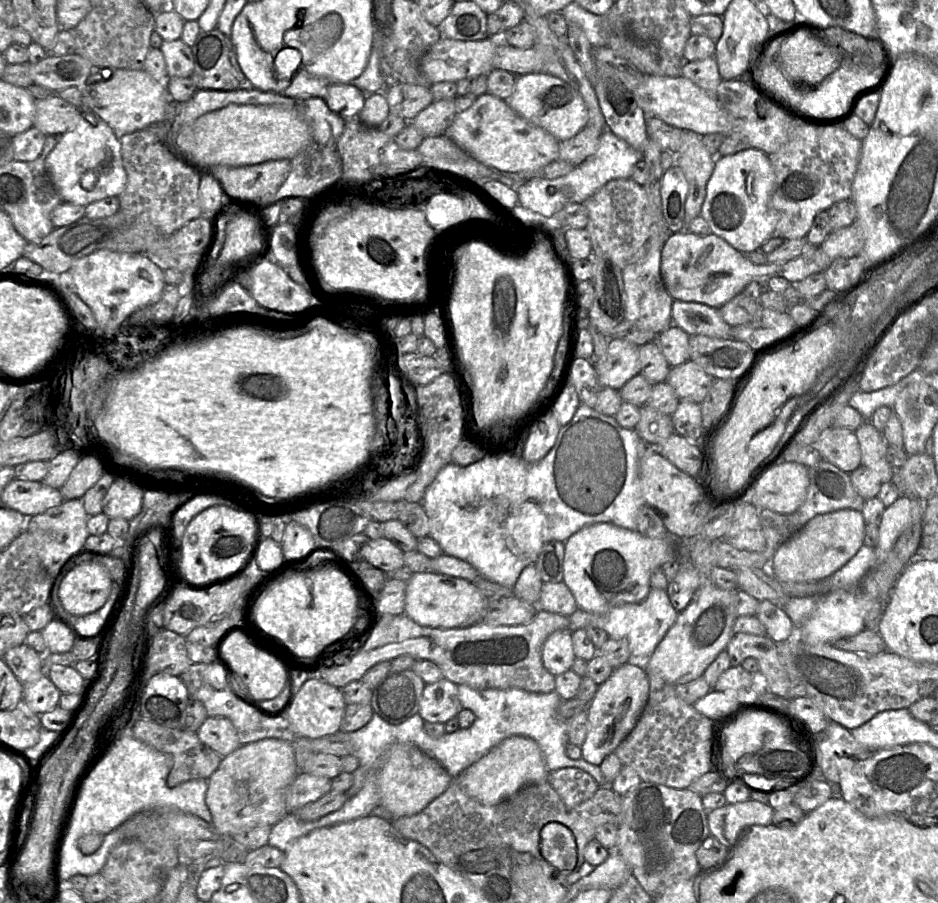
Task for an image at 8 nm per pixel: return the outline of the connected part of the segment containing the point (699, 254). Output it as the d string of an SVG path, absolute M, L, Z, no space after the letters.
M682 230L672 233L666 240L661 252L660 272L665 288L673 300L698 302L720 308L752 281L767 286L769 278L781 276L796 284L811 274L824 272L830 264L819 246L807 245L807 249L799 257L788 262L757 265L714 234L697 235Z

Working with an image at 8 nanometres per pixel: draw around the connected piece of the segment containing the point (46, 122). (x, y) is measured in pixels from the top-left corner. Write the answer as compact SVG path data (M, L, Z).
M52 94L36 101L34 127L46 135L63 135L76 126L80 112L80 108Z

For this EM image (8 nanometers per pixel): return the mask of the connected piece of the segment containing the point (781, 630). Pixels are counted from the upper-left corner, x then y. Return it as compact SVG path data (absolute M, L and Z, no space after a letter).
M763 600L759 603L756 617L764 625L766 635L774 642L786 641L794 634L796 626L782 606L769 600Z

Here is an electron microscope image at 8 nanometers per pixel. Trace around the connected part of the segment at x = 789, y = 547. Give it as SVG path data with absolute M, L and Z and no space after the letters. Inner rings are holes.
M840 509L815 516L775 552L769 571L779 582L806 582L841 569L864 544L866 522L860 511Z

